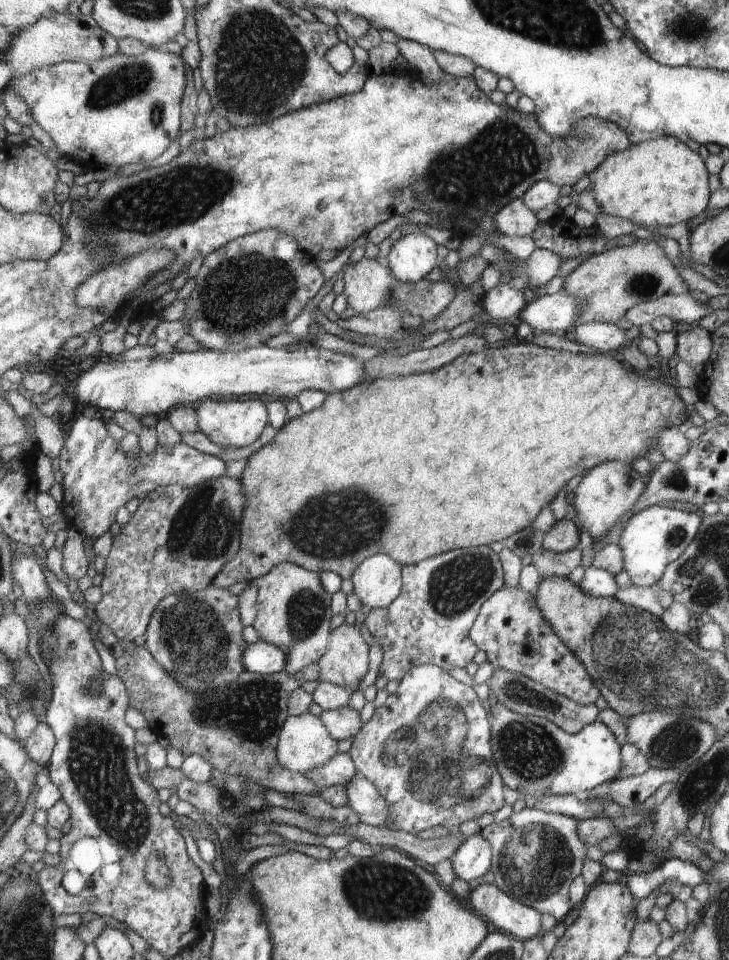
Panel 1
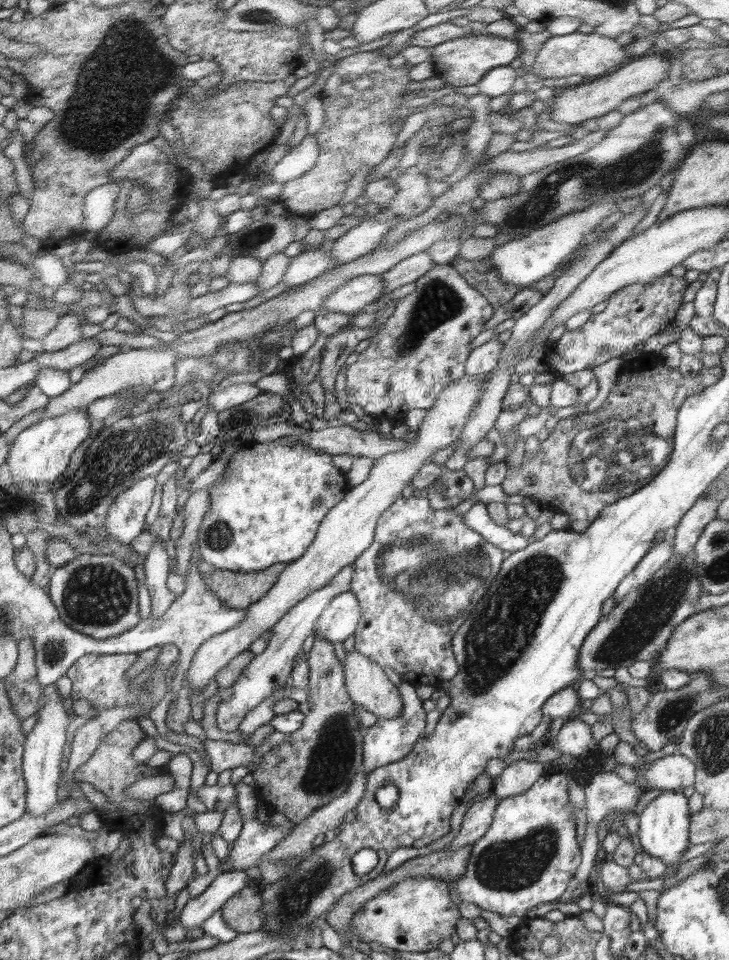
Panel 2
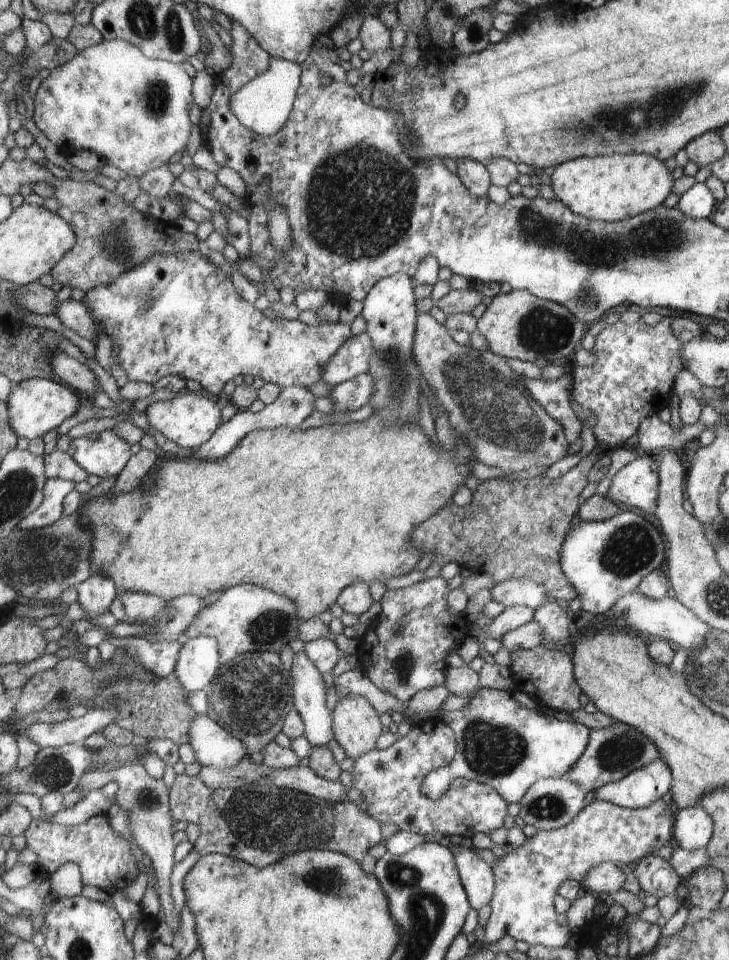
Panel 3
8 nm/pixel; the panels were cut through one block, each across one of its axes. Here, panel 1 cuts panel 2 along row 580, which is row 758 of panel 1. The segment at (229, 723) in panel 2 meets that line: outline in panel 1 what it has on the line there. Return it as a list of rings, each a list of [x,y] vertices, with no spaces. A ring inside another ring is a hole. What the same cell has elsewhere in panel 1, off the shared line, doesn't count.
[[[338,753],[328,762],[305,772],[305,775],[321,789],[332,785],[348,785],[347,782],[357,773],[349,753]]]

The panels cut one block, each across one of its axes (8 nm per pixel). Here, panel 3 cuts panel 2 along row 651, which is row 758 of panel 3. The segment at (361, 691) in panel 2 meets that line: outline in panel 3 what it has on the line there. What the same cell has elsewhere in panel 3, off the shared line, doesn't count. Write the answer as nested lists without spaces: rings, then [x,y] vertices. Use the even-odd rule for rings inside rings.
[[[348,696],[339,700],[332,715],[332,726],[336,742],[353,760],[374,750],[376,740],[382,734],[378,711],[364,696]]]

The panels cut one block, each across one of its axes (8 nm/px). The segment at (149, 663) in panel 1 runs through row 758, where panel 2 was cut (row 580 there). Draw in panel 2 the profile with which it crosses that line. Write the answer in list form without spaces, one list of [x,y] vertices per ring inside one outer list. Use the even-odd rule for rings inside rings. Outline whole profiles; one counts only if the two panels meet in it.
[[[287,563],[256,572],[232,572],[216,569],[203,573],[207,587],[230,608],[248,609],[273,588]]]

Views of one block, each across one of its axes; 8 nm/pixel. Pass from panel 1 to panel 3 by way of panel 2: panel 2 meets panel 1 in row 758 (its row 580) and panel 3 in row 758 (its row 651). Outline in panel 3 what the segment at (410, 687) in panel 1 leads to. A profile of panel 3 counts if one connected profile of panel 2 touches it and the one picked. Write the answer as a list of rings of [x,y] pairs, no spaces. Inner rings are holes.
[[[427,718],[426,720],[419,721],[417,724],[413,725],[410,732],[408,732],[405,736],[399,738],[396,742],[394,742],[390,747],[384,750],[370,750],[370,752],[366,752],[366,754],[362,754],[358,760],[354,761],[354,766],[350,768],[350,774],[352,774],[352,784],[354,784],[354,788],[356,790],[360,790],[360,794],[362,794],[362,800],[364,800],[364,804],[366,804],[366,814],[370,816],[370,818],[374,818],[376,822],[380,824],[388,824],[388,822],[394,822],[396,826],[398,826],[400,831],[406,831],[411,833],[416,833],[424,836],[425,834],[444,834],[444,836],[449,836],[451,838],[460,836],[460,838],[472,838],[474,834],[478,832],[482,832],[484,834],[490,834],[492,830],[496,830],[496,828],[502,828],[502,822],[504,822],[504,816],[506,816],[506,802],[502,800],[501,795],[498,794],[497,790],[494,790],[494,787],[488,786],[484,783],[478,783],[471,781],[467,778],[454,778],[452,782],[450,782],[450,786],[448,786],[448,790],[442,794],[442,796],[436,798],[436,800],[432,798],[428,798],[424,792],[422,791],[422,785],[425,784],[425,774],[430,774],[432,770],[436,770],[437,768],[442,768],[443,766],[448,766],[450,762],[454,760],[457,752],[457,735],[454,734],[452,728],[450,728],[446,723],[443,723],[439,718],[431,719]]]

